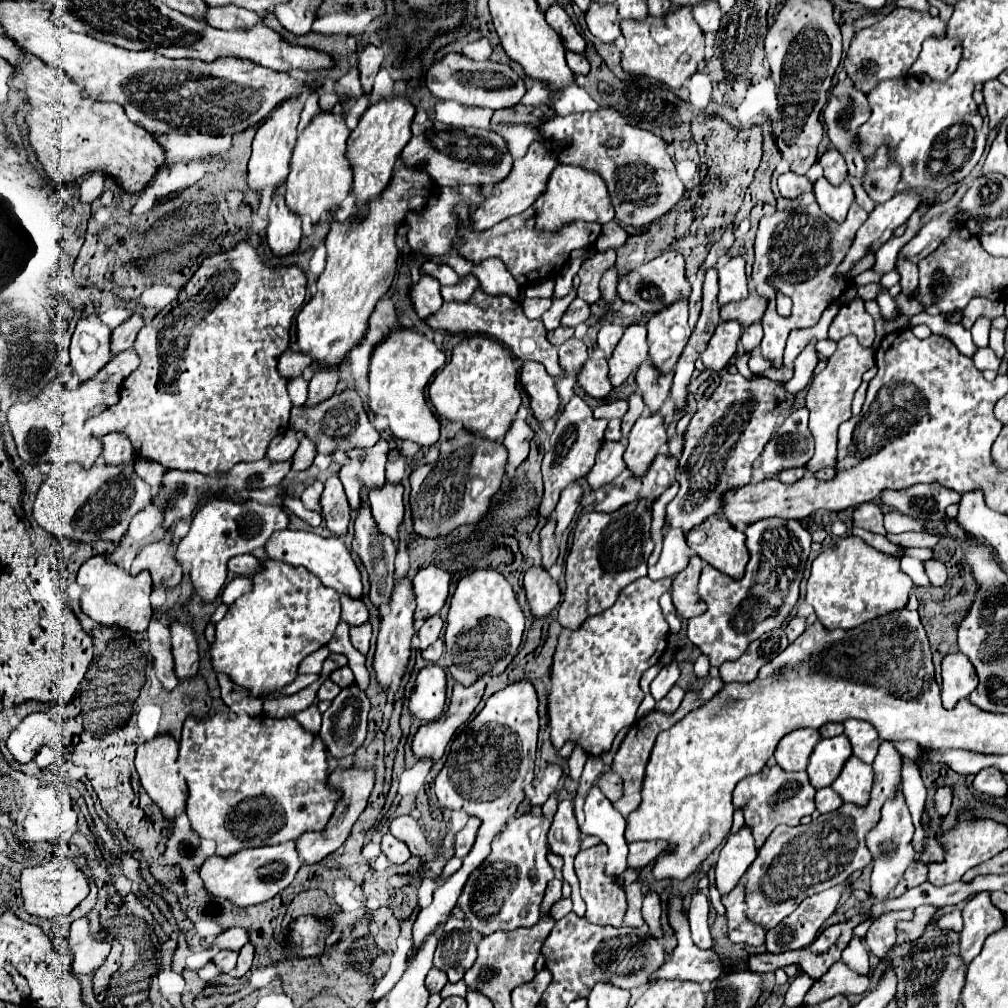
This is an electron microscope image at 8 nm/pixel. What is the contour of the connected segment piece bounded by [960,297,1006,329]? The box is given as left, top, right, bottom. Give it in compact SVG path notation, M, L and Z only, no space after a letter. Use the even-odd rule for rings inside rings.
M970 299L968 307L964 307L964 313L962 313L962 325L966 329L970 329L978 317L986 317L986 319L996 319L1004 313L1004 301L990 301L990 299Z

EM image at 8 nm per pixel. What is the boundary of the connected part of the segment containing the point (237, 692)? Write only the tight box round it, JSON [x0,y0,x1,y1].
[218,675,262,717]

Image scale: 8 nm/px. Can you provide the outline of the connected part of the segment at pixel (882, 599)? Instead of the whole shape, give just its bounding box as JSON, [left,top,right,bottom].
[806,537,912,629]

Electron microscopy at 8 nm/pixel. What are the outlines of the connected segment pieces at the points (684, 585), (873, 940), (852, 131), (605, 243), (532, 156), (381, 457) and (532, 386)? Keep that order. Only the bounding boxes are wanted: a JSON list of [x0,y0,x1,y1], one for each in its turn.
[[672,555,706,619],[864,911,912,959],[824,79,870,183],[598,221,630,251],[476,141,556,231],[338,439,388,511],[520,361,558,421]]

